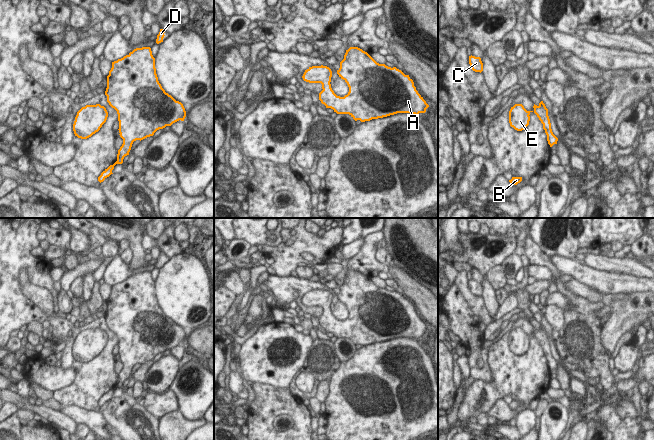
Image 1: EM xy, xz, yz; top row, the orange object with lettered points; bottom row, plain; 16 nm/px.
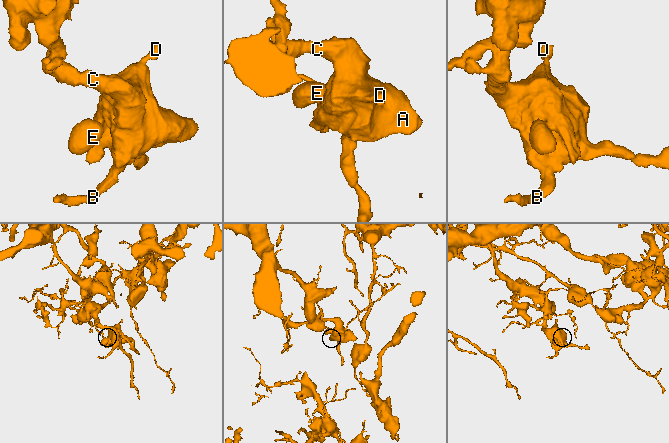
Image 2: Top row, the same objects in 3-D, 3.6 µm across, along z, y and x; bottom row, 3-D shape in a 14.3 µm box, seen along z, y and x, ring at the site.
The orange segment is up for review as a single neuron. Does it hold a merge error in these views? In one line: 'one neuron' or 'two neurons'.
one neuron

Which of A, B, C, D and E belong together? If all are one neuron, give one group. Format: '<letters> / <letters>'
A B C D E

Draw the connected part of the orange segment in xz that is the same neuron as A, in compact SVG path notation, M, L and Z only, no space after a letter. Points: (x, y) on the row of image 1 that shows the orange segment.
M358 47L346 50L344 59L340 62L337 74L343 79L349 92L344 97L337 96L331 88L332 71L327 66L312 66L305 70L302 78L309 83L321 83L322 91L319 100L326 108L331 108L337 114L349 114L355 121L370 121L394 115L410 113L418 115L425 113L429 105L418 93L413 80L396 67L388 67L377 63L367 52Z

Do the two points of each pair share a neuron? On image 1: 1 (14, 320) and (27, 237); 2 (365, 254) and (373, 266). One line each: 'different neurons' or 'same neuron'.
1: same neuron
2: same neuron

